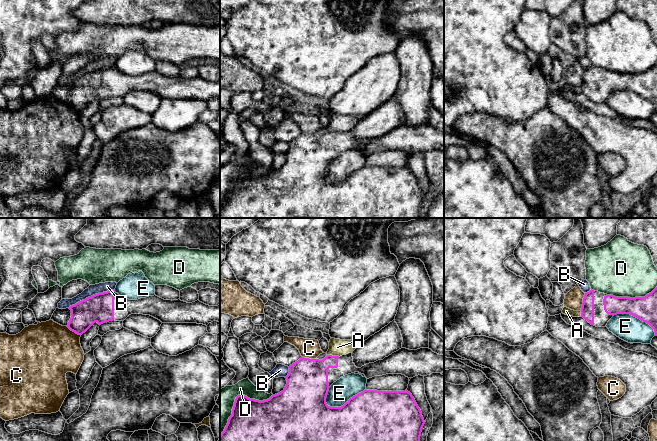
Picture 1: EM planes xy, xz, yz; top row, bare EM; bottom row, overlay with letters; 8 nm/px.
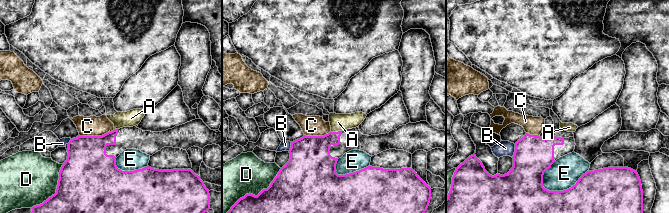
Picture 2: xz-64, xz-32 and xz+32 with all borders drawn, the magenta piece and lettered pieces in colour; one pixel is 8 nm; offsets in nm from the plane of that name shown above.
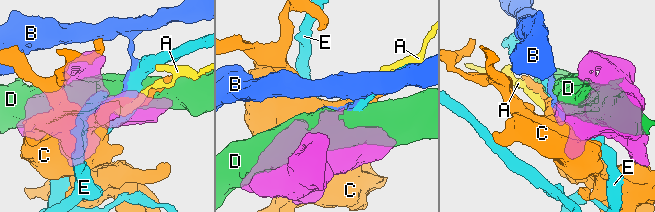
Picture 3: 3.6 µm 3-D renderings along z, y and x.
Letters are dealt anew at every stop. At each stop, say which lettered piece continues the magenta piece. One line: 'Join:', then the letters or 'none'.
Join: none

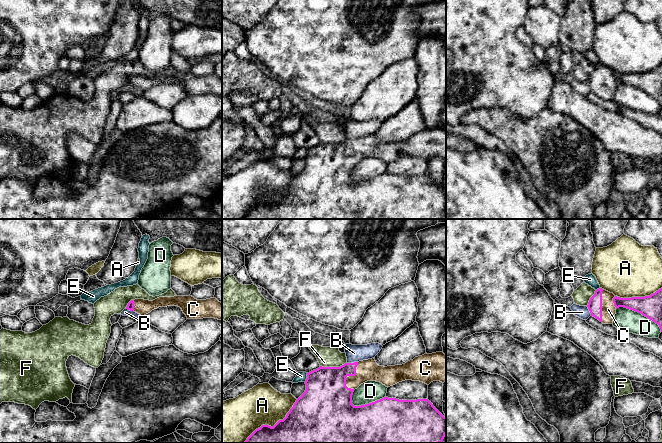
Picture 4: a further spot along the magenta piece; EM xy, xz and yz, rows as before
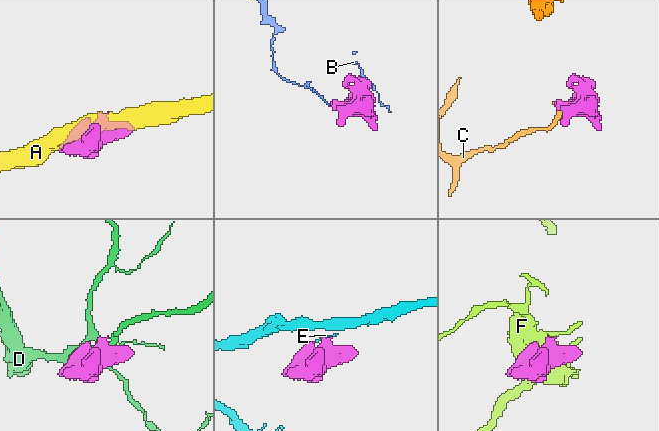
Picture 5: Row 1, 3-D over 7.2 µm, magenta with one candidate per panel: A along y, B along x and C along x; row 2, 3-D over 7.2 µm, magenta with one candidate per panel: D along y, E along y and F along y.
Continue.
Join: C

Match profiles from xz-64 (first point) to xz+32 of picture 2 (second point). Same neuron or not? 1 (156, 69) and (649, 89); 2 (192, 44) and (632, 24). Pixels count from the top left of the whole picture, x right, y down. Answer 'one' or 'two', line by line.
1: two
2: two

